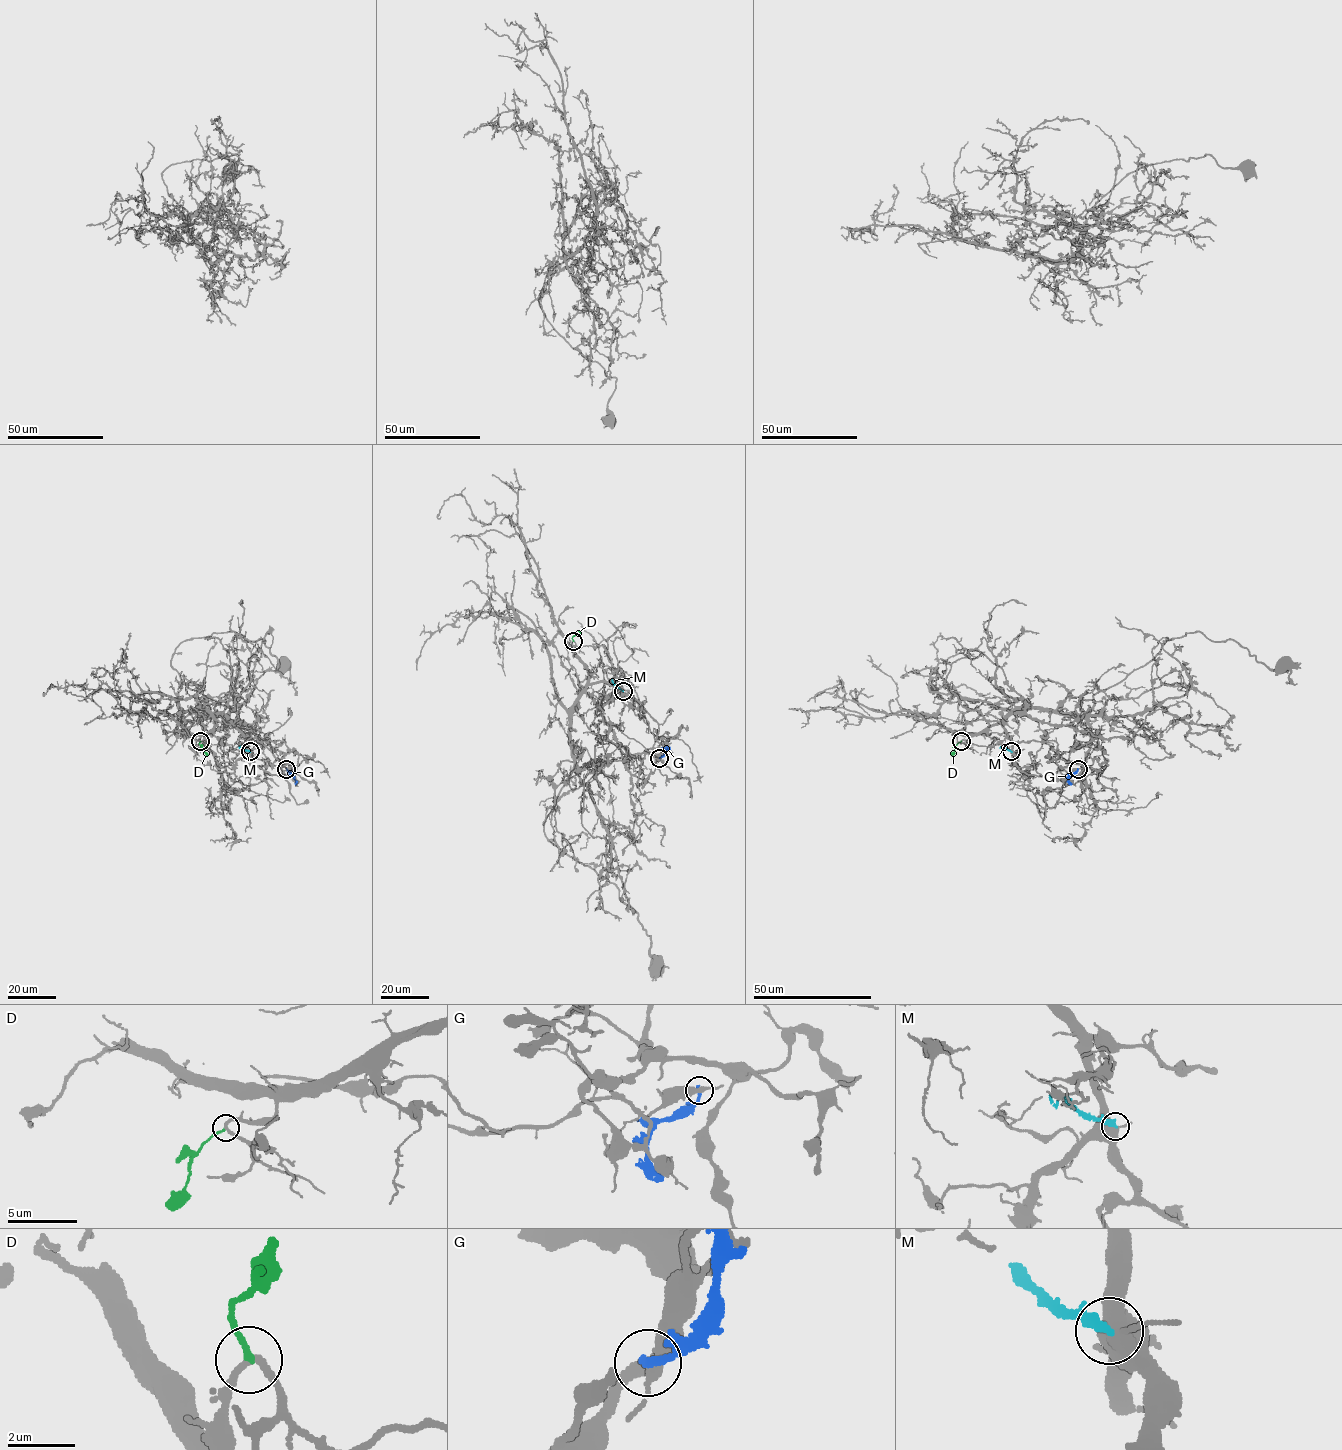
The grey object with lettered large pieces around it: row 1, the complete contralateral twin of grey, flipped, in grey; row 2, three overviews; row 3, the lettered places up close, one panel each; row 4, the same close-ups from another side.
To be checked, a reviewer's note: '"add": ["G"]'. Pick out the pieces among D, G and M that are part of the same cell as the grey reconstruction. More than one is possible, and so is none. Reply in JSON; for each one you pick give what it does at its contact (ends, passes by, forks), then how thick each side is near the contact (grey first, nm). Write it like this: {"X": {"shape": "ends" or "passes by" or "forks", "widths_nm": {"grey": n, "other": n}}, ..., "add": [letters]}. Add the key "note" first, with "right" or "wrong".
{"note": "wrong", "add": []}

